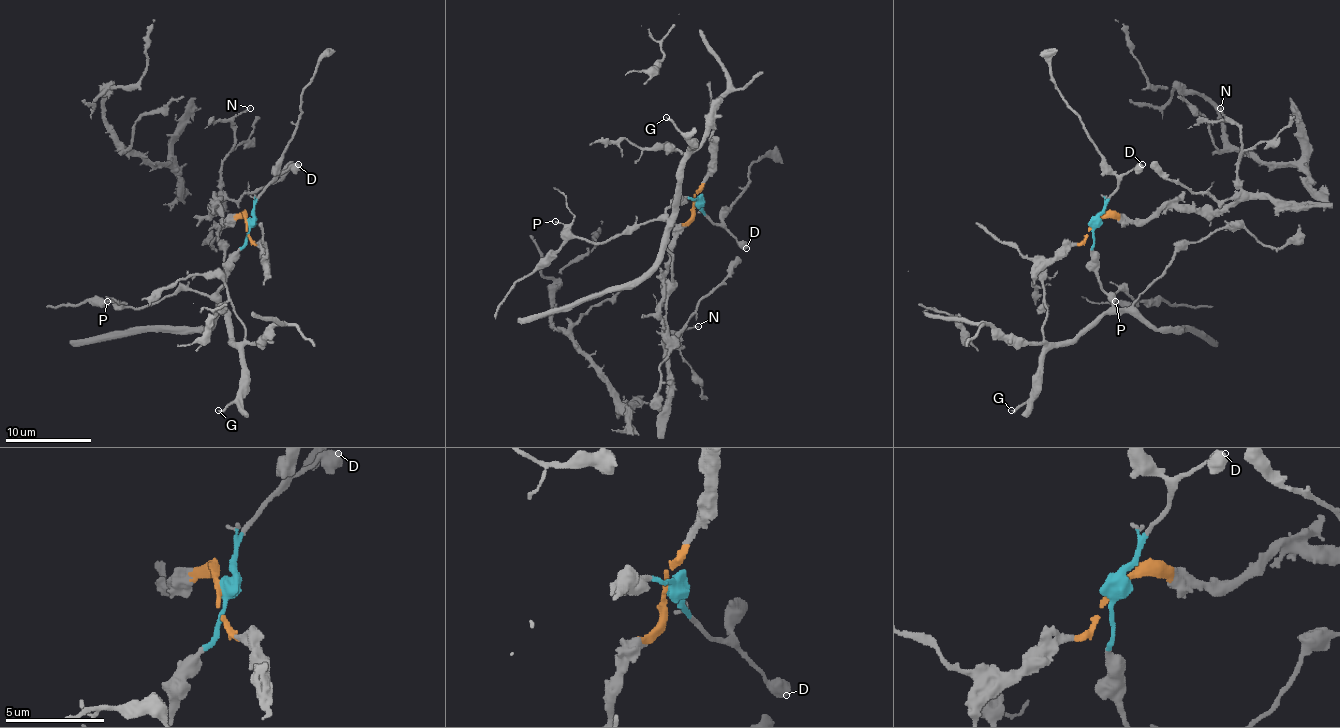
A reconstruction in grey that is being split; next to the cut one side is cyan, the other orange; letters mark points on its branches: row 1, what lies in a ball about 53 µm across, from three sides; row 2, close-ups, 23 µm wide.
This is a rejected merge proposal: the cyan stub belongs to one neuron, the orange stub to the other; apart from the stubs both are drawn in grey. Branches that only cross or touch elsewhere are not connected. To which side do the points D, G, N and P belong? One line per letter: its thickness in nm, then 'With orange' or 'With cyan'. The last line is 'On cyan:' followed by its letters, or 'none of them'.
D: Thickness 460 nm. With cyan
G: Thickness 190 nm. With cyan
N: Thickness 140 nm. With orange
P: Thickness 130 nm. With cyan
On cyan: D, G, P

